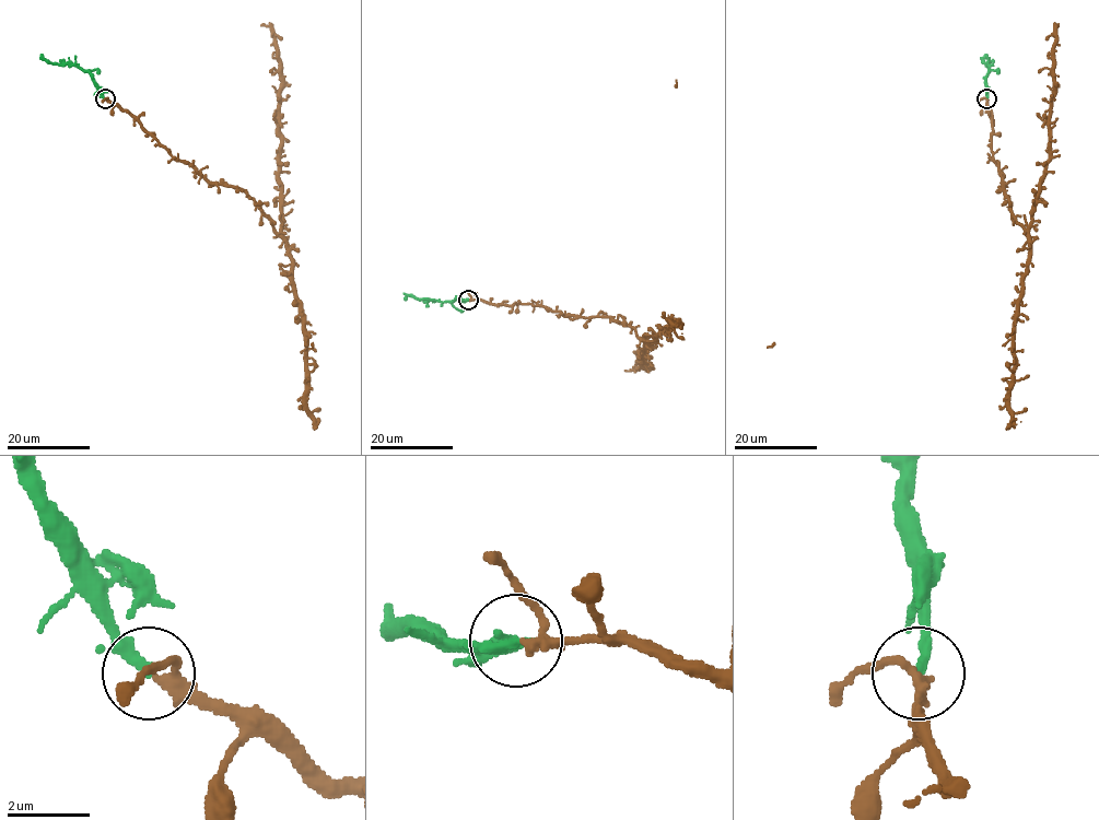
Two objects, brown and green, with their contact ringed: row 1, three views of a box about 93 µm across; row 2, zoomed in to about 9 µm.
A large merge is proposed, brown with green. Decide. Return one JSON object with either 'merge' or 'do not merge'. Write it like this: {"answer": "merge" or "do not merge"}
{"answer": "merge"}

